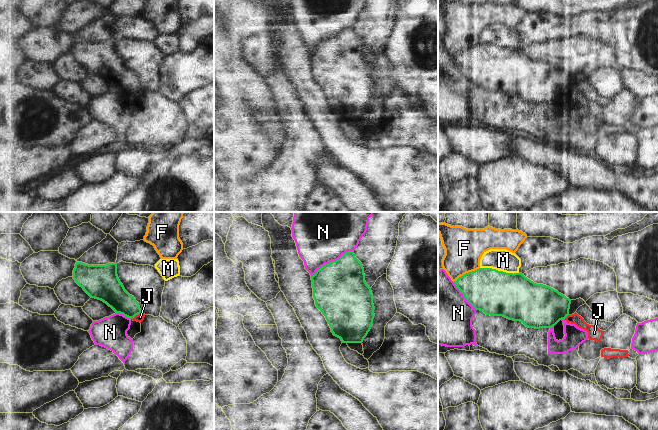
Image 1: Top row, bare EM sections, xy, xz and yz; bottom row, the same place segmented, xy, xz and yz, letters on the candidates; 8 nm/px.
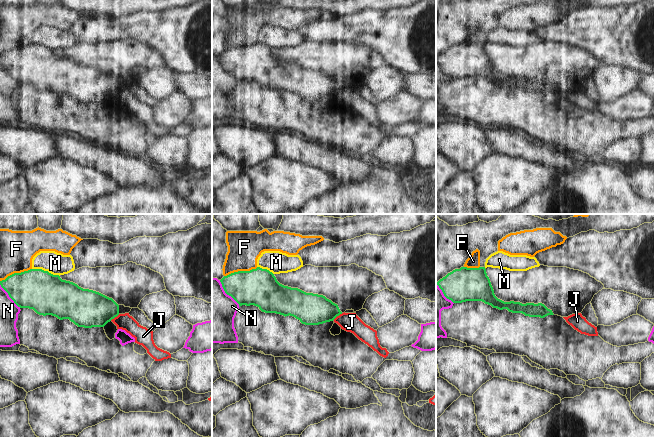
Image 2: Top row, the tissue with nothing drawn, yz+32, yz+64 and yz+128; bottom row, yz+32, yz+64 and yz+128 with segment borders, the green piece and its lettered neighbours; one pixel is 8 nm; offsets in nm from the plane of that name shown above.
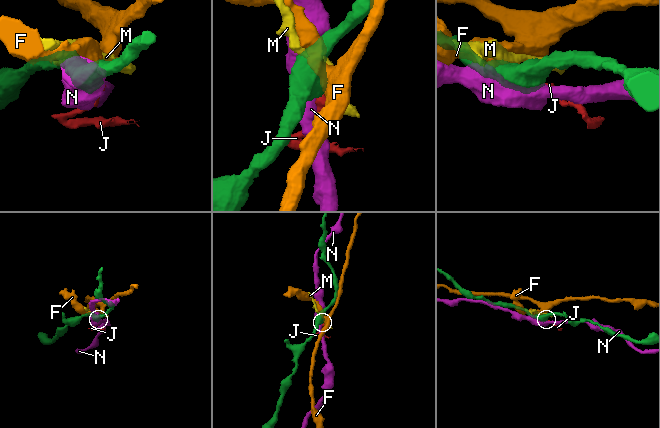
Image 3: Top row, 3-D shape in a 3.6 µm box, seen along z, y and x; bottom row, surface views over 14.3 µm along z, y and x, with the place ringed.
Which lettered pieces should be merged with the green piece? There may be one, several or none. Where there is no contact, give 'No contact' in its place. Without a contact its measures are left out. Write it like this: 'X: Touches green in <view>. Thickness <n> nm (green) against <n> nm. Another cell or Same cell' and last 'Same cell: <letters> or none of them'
F: Touches green in yz. Thickness 360 nm (green) against 300 nm. Another cell
J: Touches green in xy. Thickness 200 nm (green) against 60 nm. Another cell
M: Touches green in yz. Thickness 360 nm (green) against 180 nm. Another cell
N: Touches green in xz. Thickness 440 nm (green) against 480 nm. Another cell
Same cell: none of them

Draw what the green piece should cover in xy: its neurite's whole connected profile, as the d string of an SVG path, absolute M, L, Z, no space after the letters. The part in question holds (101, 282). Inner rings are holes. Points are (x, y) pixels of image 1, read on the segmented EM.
M76 262L73 279L91 298L103 301L116 313L130 319L142 313L139 303L120 282L116 263L88 265Z

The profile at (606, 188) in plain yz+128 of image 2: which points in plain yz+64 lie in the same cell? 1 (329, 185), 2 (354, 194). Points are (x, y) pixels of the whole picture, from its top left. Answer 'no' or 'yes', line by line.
1: no
2: yes

